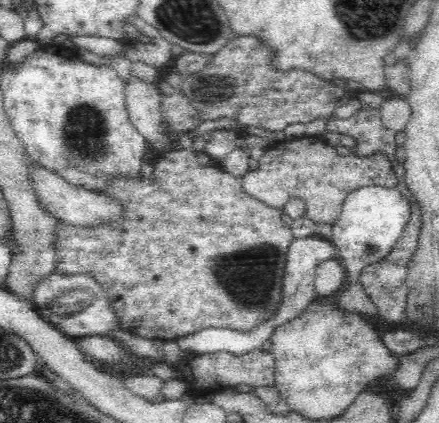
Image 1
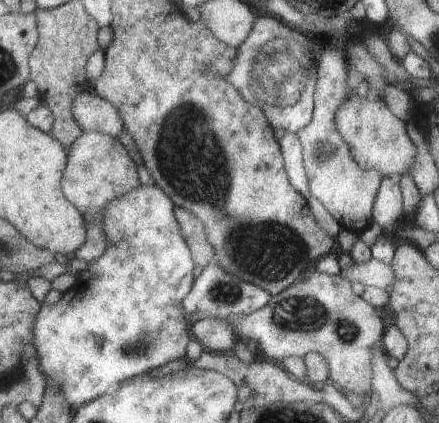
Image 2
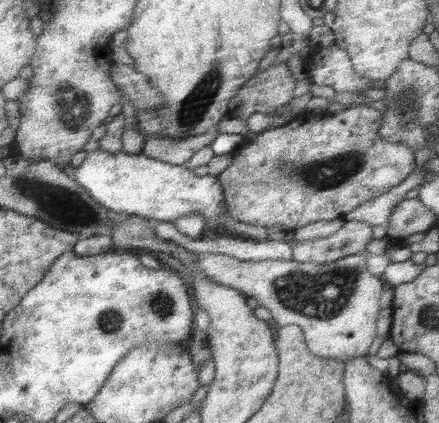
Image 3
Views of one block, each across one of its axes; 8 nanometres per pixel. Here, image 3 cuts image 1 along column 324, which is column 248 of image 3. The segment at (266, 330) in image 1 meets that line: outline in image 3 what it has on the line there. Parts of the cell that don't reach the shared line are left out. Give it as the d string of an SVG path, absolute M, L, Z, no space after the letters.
M205 236L201 240L189 238L187 250L197 254L221 254L233 256L237 260L247 262L263 262L263 260L293 260L293 246L281 240L247 240L239 236Z

